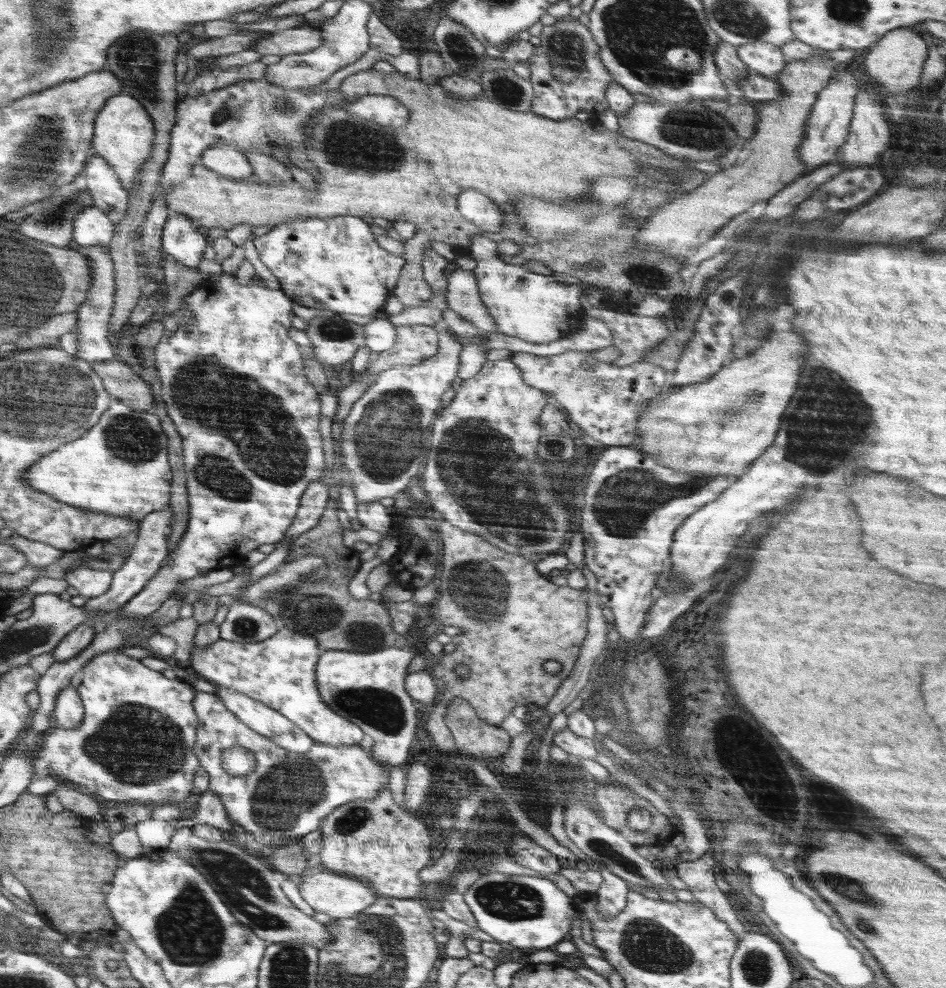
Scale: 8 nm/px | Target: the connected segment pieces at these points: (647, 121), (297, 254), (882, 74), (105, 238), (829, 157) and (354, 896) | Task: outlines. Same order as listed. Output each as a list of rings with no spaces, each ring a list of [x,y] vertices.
[[[636,101],[626,113],[619,116],[618,130],[622,136],[660,148],[668,156],[695,161],[716,160],[742,143],[739,134],[730,122],[717,113],[716,107],[690,101],[686,104]]]
[[[334,216],[334,218],[306,217],[275,225],[268,233],[253,240],[258,258],[278,278],[280,289],[292,302],[332,310],[358,320],[370,319],[376,312],[384,311],[386,301],[393,296],[400,271],[406,262],[404,254],[394,254],[378,245],[370,231],[370,225],[357,216]]]
[[[904,27],[886,32],[877,43],[870,47],[864,60],[866,75],[870,80],[884,86],[889,94],[904,94],[920,86],[920,76],[924,62],[929,52],[929,40],[917,28],[917,30],[906,30]]]
[[[96,206],[84,208],[76,218],[73,225],[73,246],[86,247],[104,244],[108,246],[114,236],[114,224]]]
[[[843,67],[842,71],[835,71],[828,86],[818,93],[805,123],[804,141],[802,141],[802,145],[798,145],[798,156],[802,158],[802,162],[809,170],[827,163],[839,162],[840,145],[844,143],[846,135],[848,135],[855,98],[858,94],[856,82],[856,74]]]
[[[326,870],[309,872],[297,884],[302,898],[315,912],[324,912],[335,919],[352,918],[372,906],[379,898],[374,890],[366,887],[359,879]]]

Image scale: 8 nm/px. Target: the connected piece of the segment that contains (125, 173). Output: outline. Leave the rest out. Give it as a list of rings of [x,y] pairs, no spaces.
[[[124,92],[108,100],[94,124],[95,155],[114,167],[114,173],[128,192],[134,183],[134,177],[140,171],[140,165],[150,159],[150,151],[154,150],[154,127],[149,115],[137,97]]]

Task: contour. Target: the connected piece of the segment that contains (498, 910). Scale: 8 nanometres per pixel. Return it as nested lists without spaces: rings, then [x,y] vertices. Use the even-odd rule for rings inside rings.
[[[483,872],[483,875],[463,893],[463,897],[476,919],[478,929],[490,935],[493,940],[498,940],[498,943],[507,943],[515,948],[536,948],[536,950],[555,948],[562,940],[567,940],[572,918],[578,915],[572,897],[568,897],[557,888],[554,882],[534,876]]]

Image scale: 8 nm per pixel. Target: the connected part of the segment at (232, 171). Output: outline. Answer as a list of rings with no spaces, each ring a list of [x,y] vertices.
[[[214,144],[201,154],[200,165],[234,180],[246,180],[253,174],[253,166],[243,151],[228,144]]]

